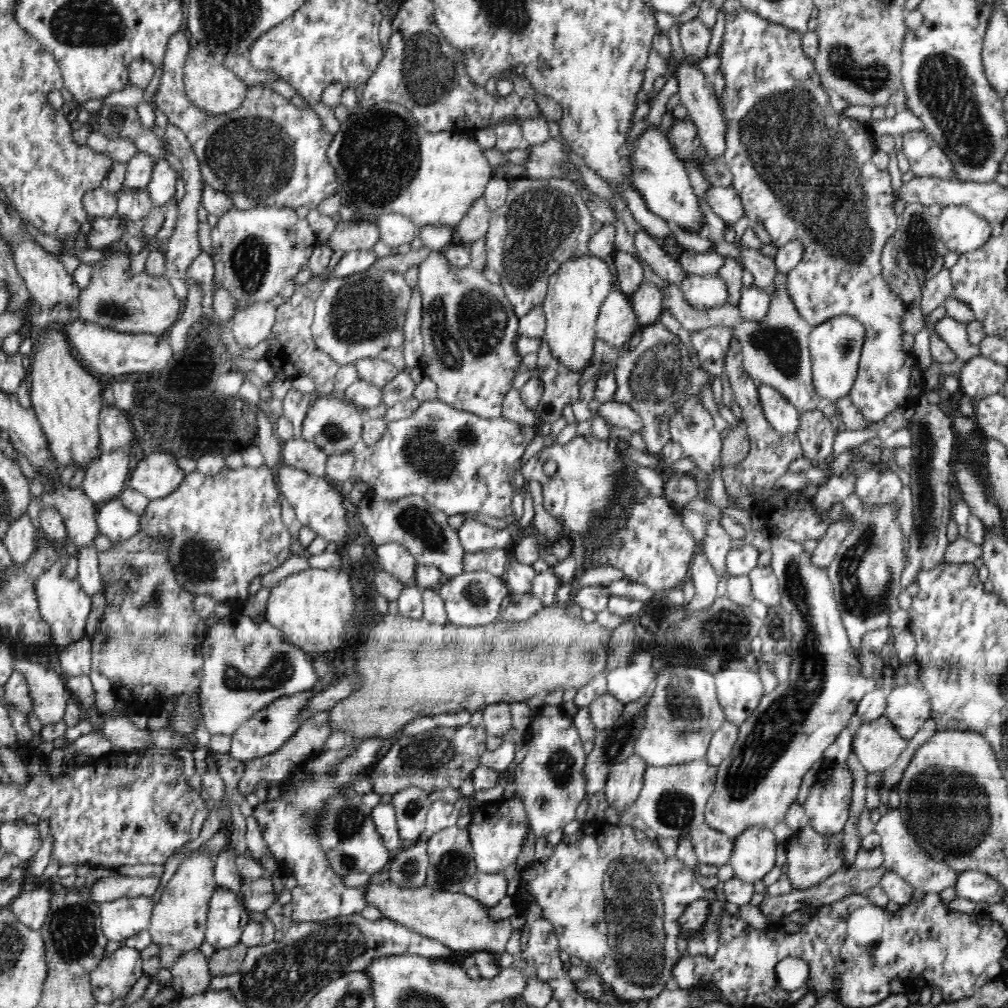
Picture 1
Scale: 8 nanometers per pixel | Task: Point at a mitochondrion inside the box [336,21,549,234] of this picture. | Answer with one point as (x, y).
(428, 70)

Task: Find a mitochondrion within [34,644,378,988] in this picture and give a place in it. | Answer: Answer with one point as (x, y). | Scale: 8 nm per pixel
(73, 931)

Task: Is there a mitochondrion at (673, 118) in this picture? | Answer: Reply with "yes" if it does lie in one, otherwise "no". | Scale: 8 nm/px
no

